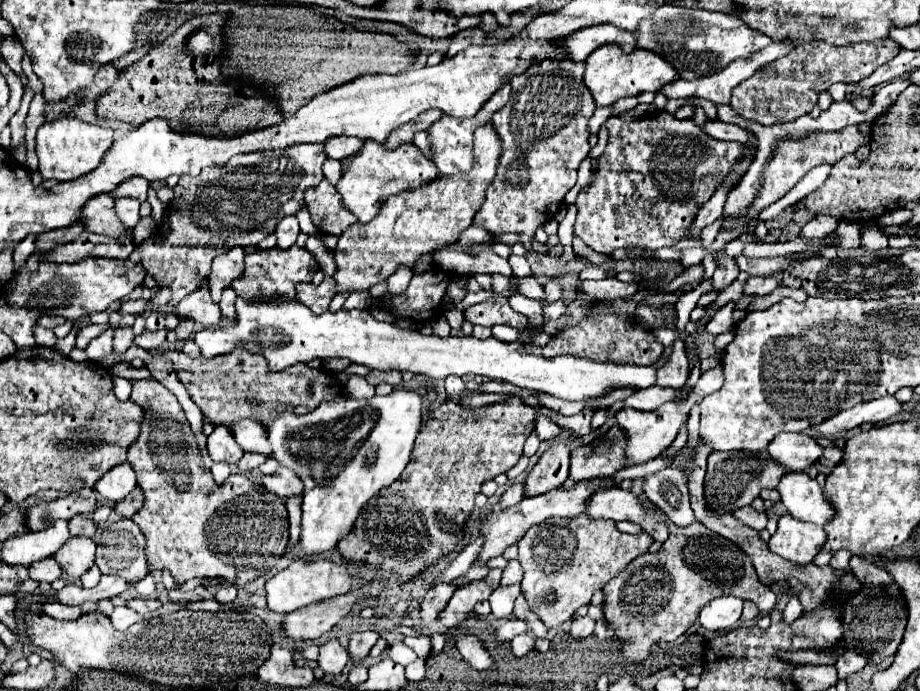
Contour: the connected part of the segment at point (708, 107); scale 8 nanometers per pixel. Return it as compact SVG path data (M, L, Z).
M692 97L686 100L685 105L701 106L710 120L717 119L716 106L711 101L702 98Z

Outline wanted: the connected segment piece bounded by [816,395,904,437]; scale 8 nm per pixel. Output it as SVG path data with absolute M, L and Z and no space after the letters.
M886 395L880 399L872 399L868 403L858 403L852 409L840 411L838 415L816 425L816 435L834 435L848 431L852 427L860 427L862 423L882 423L898 417L904 411L904 403L900 403L894 395Z

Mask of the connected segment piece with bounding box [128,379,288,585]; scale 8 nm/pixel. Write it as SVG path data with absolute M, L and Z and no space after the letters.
M148 379L132 381L132 399L140 403L148 415L152 413L152 417L162 417L164 413L164 425L158 425L154 419L146 419L142 435L128 449L128 461L136 471L136 481L146 495L142 509L132 519L146 537L148 565L152 569L168 569L178 583L184 583L194 577L218 577L234 585L246 585L258 579L266 573L266 567L252 567L252 555L282 555L286 549L288 513L284 507L284 499L272 495L262 485L256 485L244 475L232 475L226 483L218 485L212 479L212 473L204 467L196 439L192 437L192 431L186 425L184 411L178 407L166 411L164 407L156 407L154 401L164 399L168 395L152 393L154 387L162 385L158 381Z

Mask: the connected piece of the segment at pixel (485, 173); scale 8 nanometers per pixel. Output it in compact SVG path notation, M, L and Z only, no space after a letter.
M492 123L480 125L474 133L474 163L468 173L438 177L426 187L414 187L402 195L392 195L382 203L382 211L370 223L348 227L336 247L336 291L368 291L372 285L388 279L398 265L412 267L414 261L436 247L456 243L460 233L472 225L474 213L486 199L486 189L498 171L502 143Z

